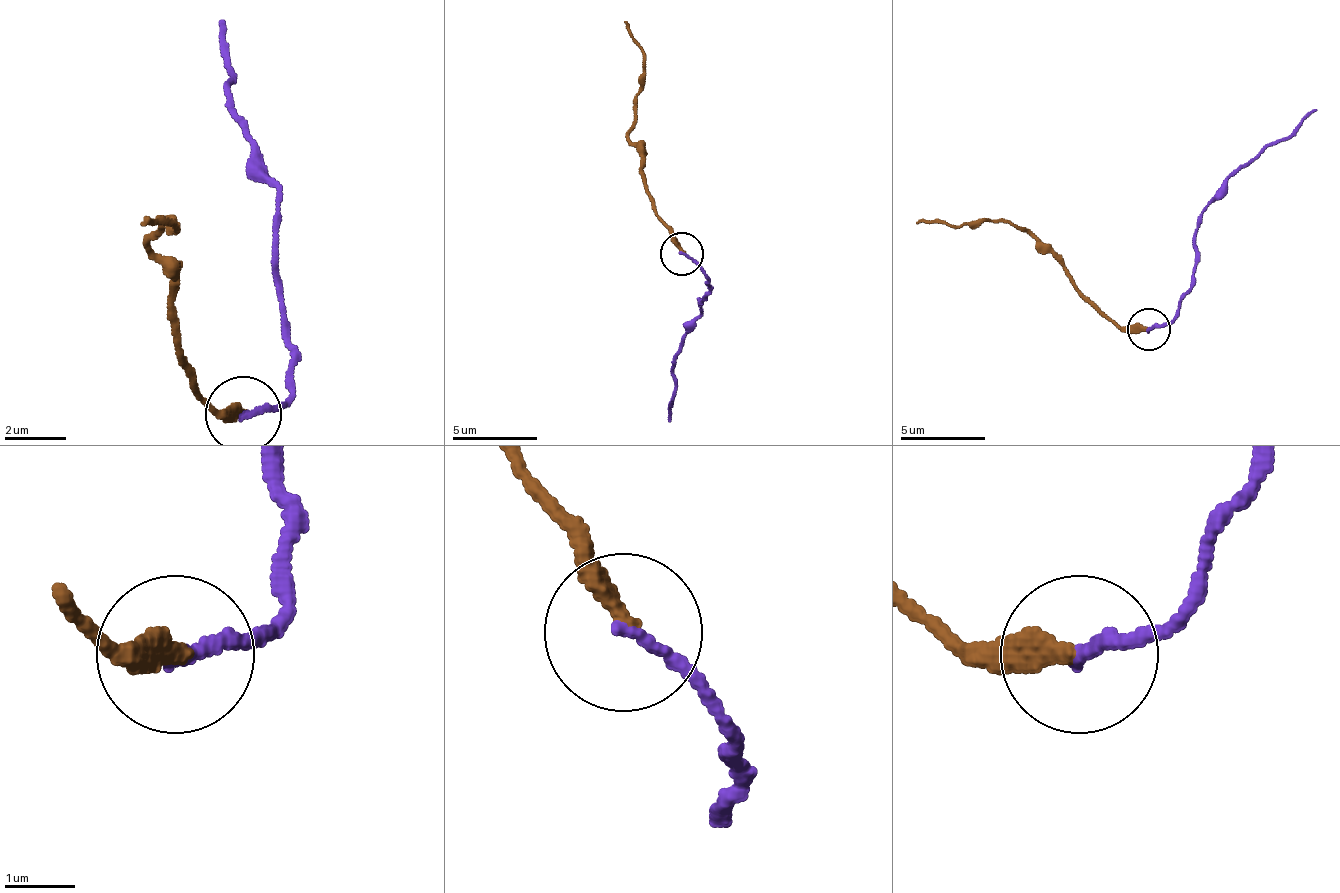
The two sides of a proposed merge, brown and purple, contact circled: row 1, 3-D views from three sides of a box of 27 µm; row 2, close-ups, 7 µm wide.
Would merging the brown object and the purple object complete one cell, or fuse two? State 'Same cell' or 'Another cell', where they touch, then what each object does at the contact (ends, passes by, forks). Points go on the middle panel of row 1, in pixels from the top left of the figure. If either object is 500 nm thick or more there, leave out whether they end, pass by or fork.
Same cell. Place: (681, 253). At the ring brown ends. At the ring purple ends

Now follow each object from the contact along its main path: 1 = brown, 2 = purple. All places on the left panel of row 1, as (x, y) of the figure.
1: (241, 416), (226, 416), (196, 385), (150, 241), (165, 218), (173, 225), (142, 225)
2: (241, 416), (287, 393), (280, 332), (280, 210), (234, 119), (219, 20)

